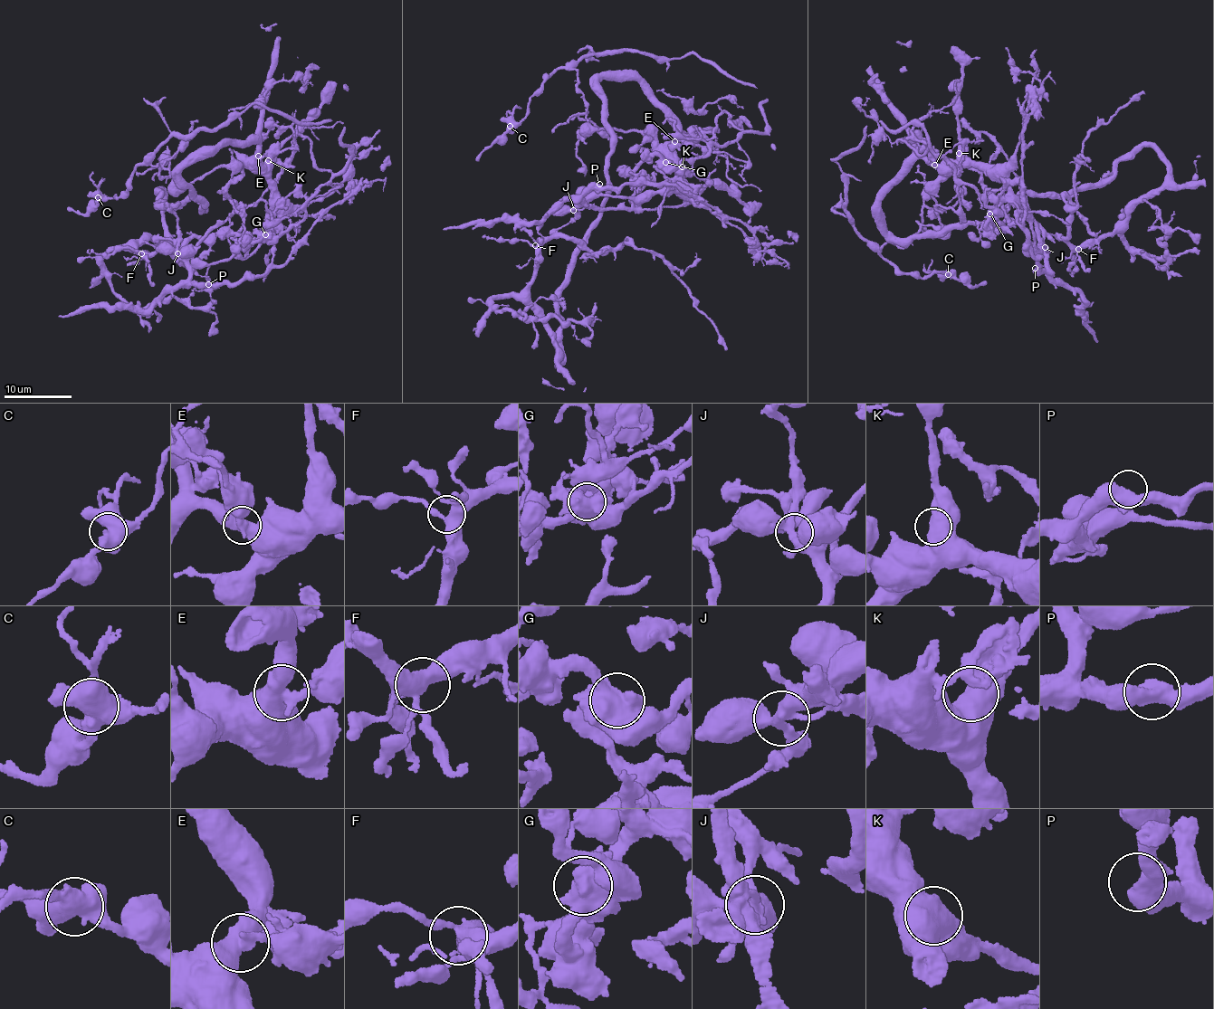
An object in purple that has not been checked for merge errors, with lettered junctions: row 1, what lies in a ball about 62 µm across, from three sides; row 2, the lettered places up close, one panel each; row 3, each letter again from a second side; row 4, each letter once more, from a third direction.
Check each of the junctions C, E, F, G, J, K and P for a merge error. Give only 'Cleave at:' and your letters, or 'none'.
Cleave at: E, G, J

